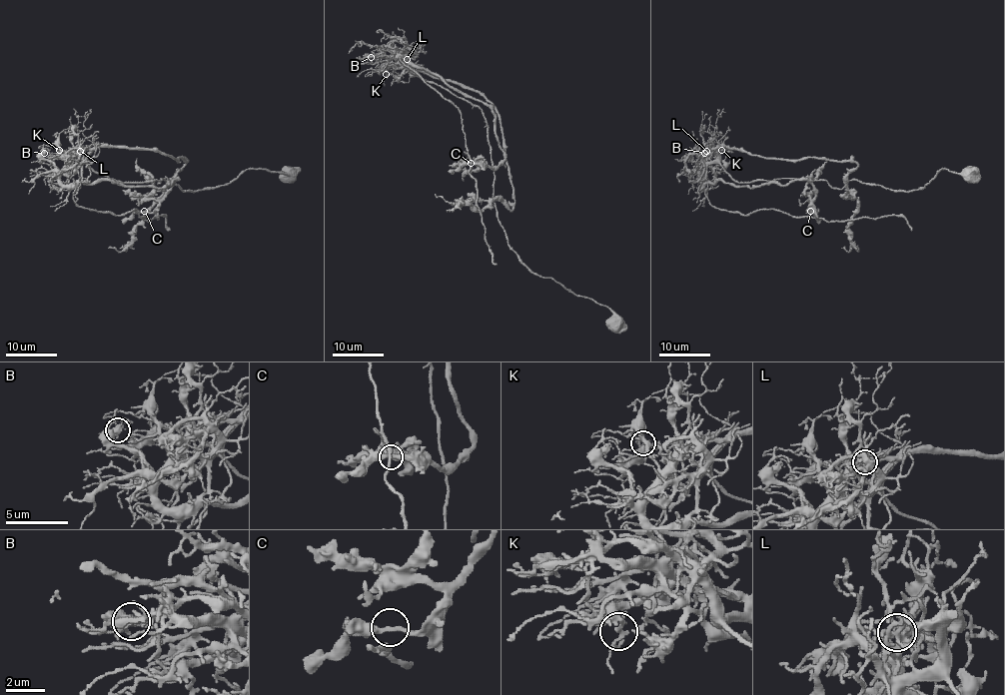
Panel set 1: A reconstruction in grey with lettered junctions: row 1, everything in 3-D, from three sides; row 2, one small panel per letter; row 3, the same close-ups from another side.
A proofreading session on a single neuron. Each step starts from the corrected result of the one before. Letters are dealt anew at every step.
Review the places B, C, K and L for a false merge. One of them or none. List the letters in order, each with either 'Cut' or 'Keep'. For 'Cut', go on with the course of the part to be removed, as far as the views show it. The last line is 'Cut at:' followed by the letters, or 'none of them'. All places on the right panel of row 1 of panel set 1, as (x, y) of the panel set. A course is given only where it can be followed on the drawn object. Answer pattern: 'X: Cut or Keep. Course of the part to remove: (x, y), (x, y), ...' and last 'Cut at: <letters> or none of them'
B: Keep
C: Keep
K: Keep
L: Cut. Course of the part to remove: (706, 150), (705, 196), (714, 208), (745, 215), (776, 209), (827, 222), (901, 215), (911, 230)
Cut at: L

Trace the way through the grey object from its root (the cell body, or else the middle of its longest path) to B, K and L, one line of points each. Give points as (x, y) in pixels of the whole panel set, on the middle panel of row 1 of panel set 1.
B: (613, 325), (607, 307), (535, 275), (507, 243), (493, 196), (483, 111), (422, 79), (394, 49), (371, 57)
K: (613, 325), (607, 307), (535, 275), (507, 243), (483, 111), (422, 79), (410, 63), (386, 74)
L: (613, 325), (607, 307), (535, 275), (520, 260), (498, 218), (483, 111), (422, 79), (407, 59)

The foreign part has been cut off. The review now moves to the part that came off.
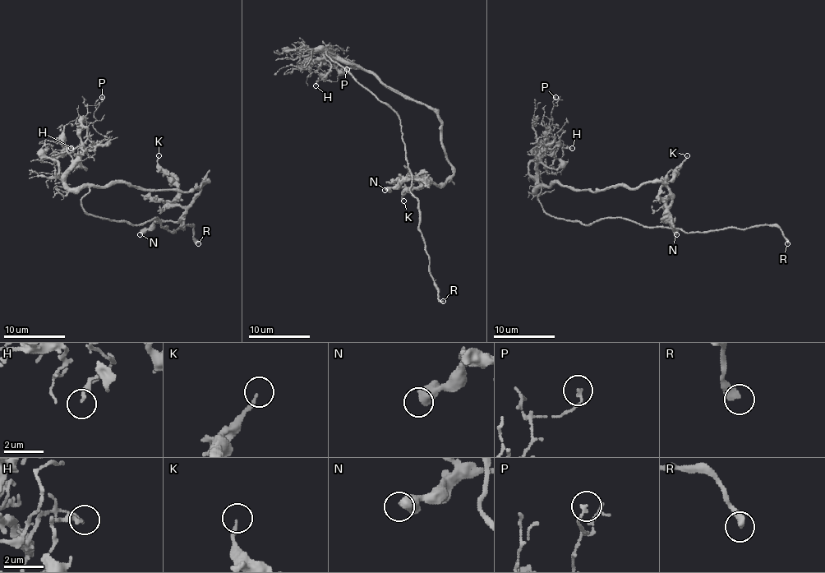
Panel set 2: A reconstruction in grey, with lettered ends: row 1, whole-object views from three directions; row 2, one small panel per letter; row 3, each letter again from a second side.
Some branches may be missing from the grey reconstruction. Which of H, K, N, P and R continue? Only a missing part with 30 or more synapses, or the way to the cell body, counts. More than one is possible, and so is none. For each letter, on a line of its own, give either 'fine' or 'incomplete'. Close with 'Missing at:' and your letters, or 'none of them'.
H: fine
K: fine
N: fine
P: fine
R: incomplete
Missing at: R

